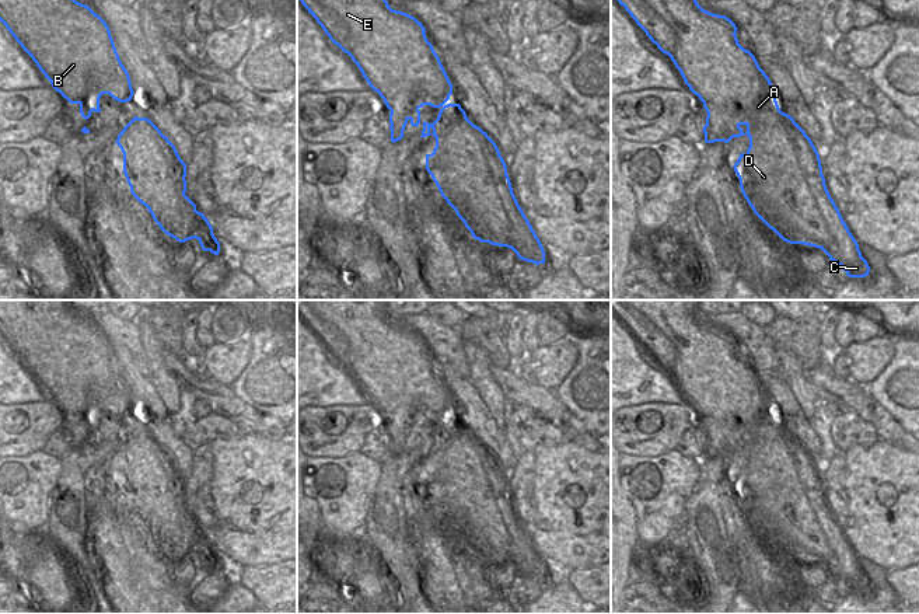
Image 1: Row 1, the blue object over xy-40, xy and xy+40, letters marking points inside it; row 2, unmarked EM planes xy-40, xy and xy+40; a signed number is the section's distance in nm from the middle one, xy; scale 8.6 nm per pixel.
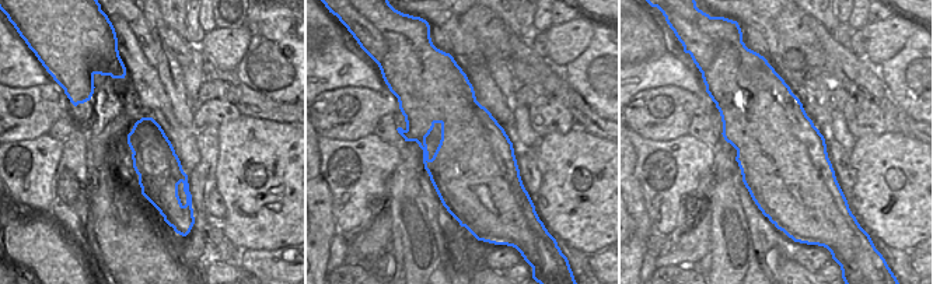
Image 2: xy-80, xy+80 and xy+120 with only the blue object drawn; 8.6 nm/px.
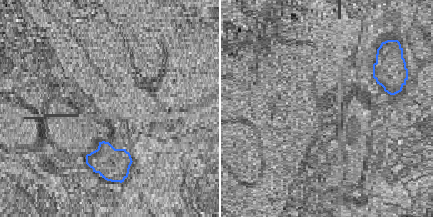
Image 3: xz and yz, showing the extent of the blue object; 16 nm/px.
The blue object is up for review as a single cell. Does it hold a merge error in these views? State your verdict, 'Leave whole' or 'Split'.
Leave whole

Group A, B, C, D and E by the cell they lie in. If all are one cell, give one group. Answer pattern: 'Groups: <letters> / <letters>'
Groups: A B C D E

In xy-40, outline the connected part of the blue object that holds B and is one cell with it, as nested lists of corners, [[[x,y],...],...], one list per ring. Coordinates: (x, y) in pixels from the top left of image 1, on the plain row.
[[[0,300],[0,335],[52,401],[70,418],[80,419],[84,433],[92,425],[101,426],[102,408],[119,416],[132,414],[130,391],[119,373],[109,341],[88,320],[76,315],[67,300]]]

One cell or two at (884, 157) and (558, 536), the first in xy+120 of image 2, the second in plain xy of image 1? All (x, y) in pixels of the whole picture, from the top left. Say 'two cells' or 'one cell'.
one cell

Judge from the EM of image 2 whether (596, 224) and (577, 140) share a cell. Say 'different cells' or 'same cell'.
same cell

